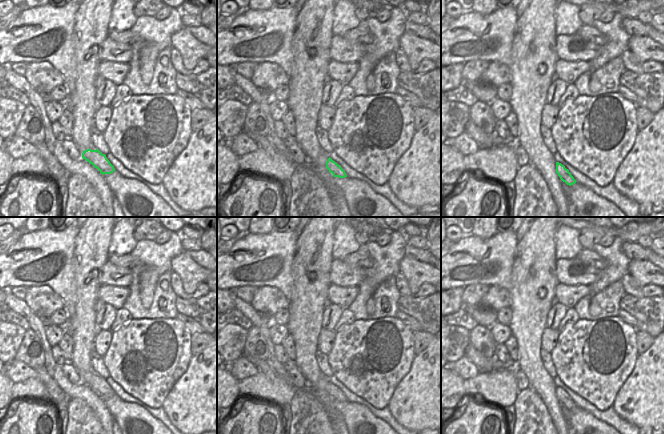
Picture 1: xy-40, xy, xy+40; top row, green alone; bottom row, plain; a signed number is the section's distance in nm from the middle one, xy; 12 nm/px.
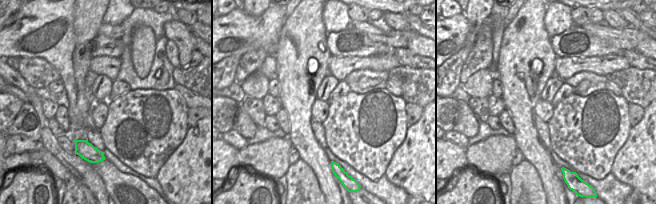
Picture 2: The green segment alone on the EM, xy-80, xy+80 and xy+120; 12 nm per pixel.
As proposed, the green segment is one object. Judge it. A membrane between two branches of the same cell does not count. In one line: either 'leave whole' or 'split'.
leave whole

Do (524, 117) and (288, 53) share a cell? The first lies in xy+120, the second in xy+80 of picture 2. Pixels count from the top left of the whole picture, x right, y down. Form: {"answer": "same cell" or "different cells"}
{"answer": "same cell"}

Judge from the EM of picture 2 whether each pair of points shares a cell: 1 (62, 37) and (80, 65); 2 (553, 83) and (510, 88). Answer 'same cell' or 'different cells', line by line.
1: different cells
2: different cells

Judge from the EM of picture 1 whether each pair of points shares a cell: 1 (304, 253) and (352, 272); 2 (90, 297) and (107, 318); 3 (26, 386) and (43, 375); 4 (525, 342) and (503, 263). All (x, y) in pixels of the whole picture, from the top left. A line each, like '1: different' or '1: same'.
1: different
2: different
3: different
4: different

